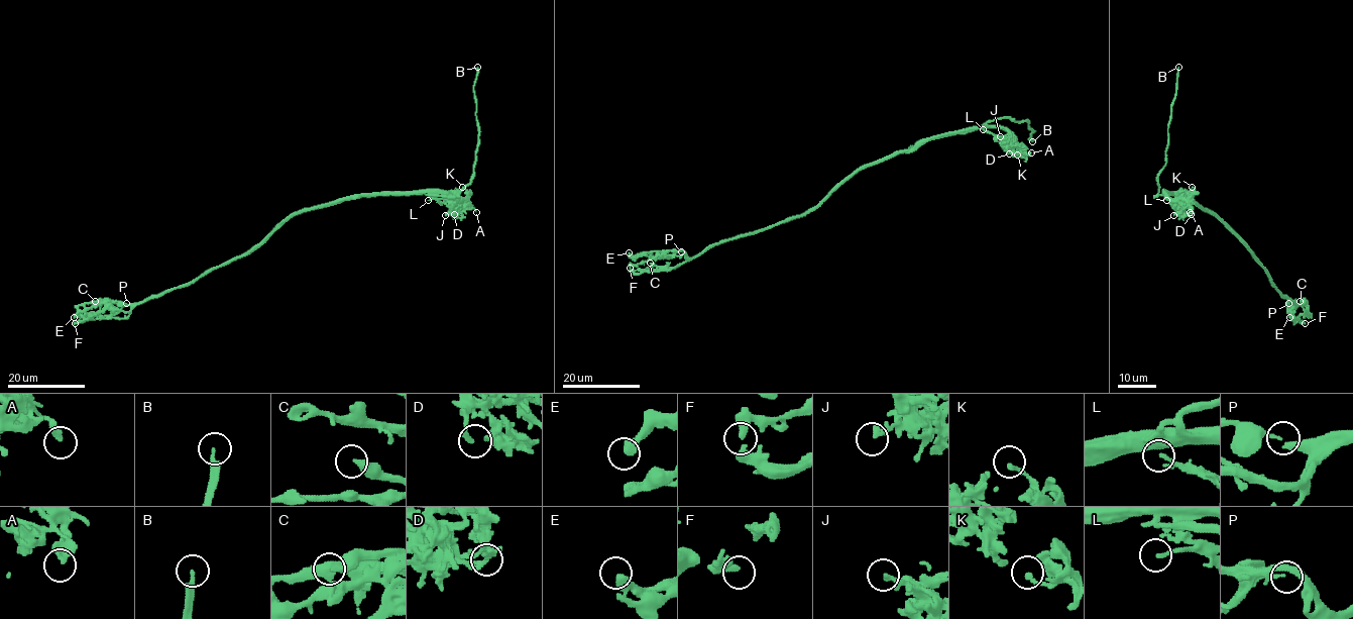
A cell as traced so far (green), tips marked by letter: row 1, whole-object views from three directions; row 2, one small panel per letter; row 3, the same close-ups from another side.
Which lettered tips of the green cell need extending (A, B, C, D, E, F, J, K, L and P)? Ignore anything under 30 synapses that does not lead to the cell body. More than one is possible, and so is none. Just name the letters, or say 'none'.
B

